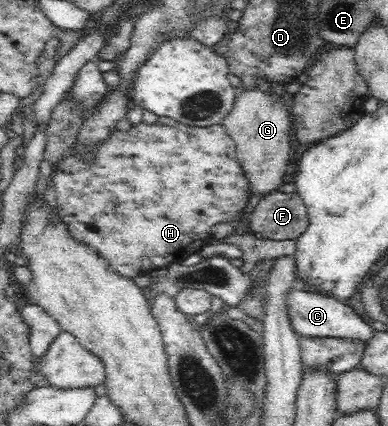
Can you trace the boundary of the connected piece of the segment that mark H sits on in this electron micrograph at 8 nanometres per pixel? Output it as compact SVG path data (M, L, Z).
M159 116L157 121L153 124L139 122L132 125L128 131L113 130L107 139L100 141L99 145L95 147L95 153L91 160L85 163L78 153L74 153L65 159L61 159L59 164L54 166L52 175L52 187L56 194L55 201L52 205L57 216L61 218L61 222L65 227L69 228L69 233L73 238L79 242L93 248L97 254L105 257L109 262L109 266L115 272L125 277L137 277L137 275L144 275L153 269L163 268L165 265L173 263L180 263L189 255L198 253L199 249L208 241L213 239L211 234L211 227L217 223L227 223L232 221L239 211L249 203L251 197L251 188L249 188L249 180L245 176L245 172L241 169L241 164L236 157L236 143L233 138L226 132L223 124L215 124L209 127L188 126L180 121L171 119L167 116Z

